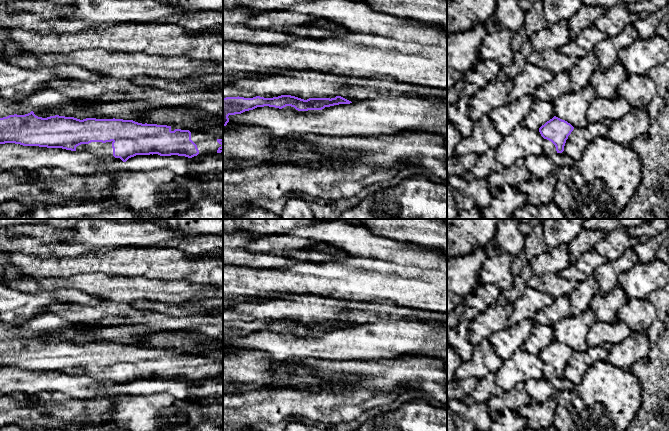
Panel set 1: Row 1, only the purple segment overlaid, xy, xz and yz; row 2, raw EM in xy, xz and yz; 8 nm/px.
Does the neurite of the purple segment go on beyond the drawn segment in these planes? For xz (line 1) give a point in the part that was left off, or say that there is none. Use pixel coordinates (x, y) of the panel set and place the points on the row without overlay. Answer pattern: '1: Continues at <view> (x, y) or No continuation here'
1: No continuation here

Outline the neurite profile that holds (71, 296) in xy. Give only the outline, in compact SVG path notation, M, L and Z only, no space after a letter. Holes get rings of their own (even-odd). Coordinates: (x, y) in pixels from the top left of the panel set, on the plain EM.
M0 279L0 322L12 329L20 330L29 319L45 313L45 307L57 301L92 306L103 299L75 289L34 294L21 292L9 287Z

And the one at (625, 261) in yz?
M629 248L618 259L607 261L599 266L593 274L598 282L597 293L603 294L611 291L618 284L620 273L629 270L638 262L639 259L634 249Z

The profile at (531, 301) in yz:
M527 286L523 294L513 303L514 310L509 315L507 326L516 326L523 319L533 320L538 311L551 305L553 302L554 299L549 294L534 290Z

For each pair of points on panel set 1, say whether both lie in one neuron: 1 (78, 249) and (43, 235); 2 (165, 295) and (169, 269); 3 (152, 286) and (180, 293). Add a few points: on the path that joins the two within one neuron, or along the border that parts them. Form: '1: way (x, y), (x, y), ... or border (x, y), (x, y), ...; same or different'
1: way (69, 249), (61, 249), (52, 241); same
2: border (144, 276), (150, 279), (191, 281); different
3: way (159, 290), (173, 292); same

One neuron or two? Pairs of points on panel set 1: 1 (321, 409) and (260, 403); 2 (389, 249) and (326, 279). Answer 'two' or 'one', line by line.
1: one
2: two

